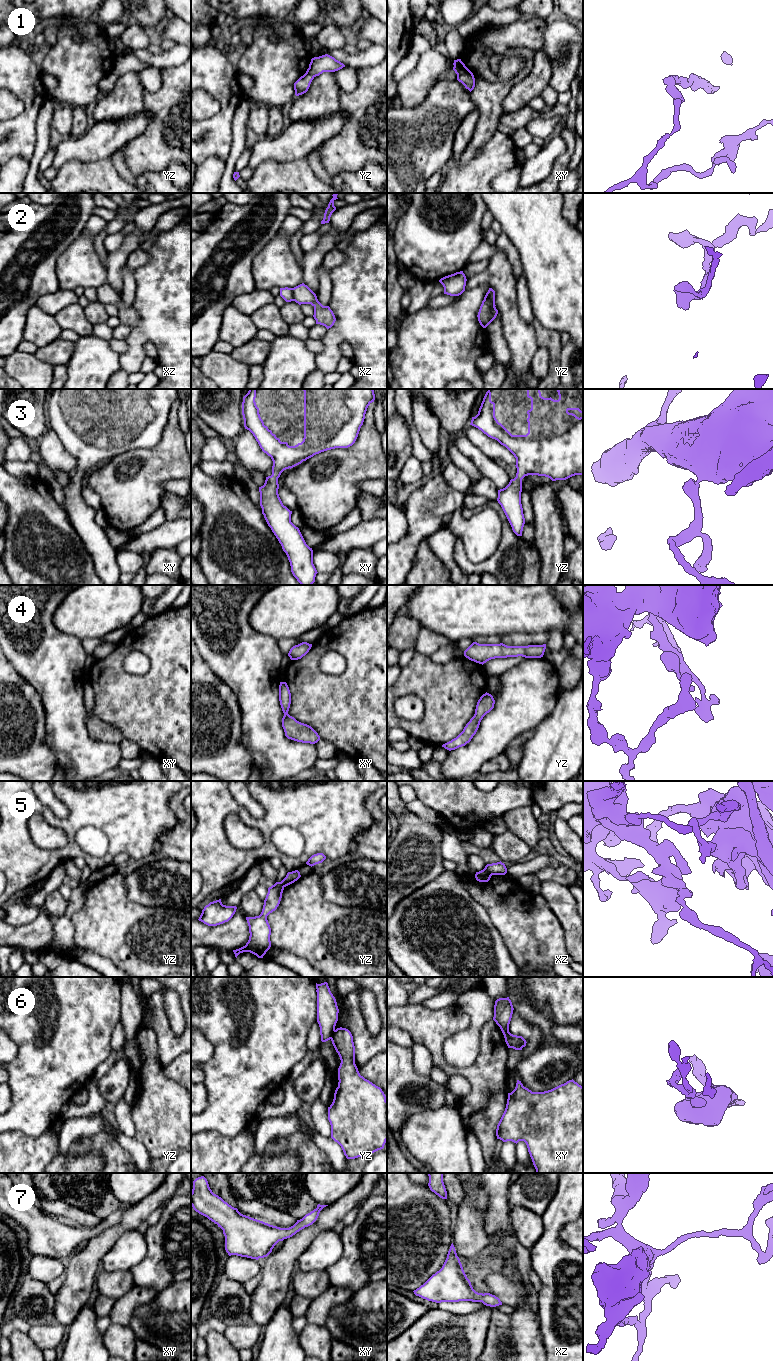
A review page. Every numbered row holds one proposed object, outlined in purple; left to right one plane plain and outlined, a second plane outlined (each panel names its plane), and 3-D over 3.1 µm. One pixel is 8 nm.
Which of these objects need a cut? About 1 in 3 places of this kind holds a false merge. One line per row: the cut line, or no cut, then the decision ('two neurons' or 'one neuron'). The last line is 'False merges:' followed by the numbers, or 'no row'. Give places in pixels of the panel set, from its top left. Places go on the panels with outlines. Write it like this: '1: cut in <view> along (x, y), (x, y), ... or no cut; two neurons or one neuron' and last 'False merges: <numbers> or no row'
1: no cut; one neuron
2: cut in yz along (494, 306), (490, 312), (490, 321); two neurons
3: no cut; one neuron
4: no cut; one neuron
5: cut in xz along (484, 868), (491, 875); two neurons
6: cut in yz along (335, 1030), (330, 1038); two neurons
7: no cut; one neuron
False merges: 2, 5, 6

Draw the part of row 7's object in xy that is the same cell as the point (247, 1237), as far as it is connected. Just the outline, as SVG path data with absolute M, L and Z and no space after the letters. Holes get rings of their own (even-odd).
M204 1176L193 1181L191 1206L223 1230L225 1250L229 1256L237 1255L258 1260L267 1257L274 1246L290 1238L300 1230L312 1225L320 1211L328 1205L306 1214L289 1228L280 1228L241 1214L221 1197L214 1194Z

